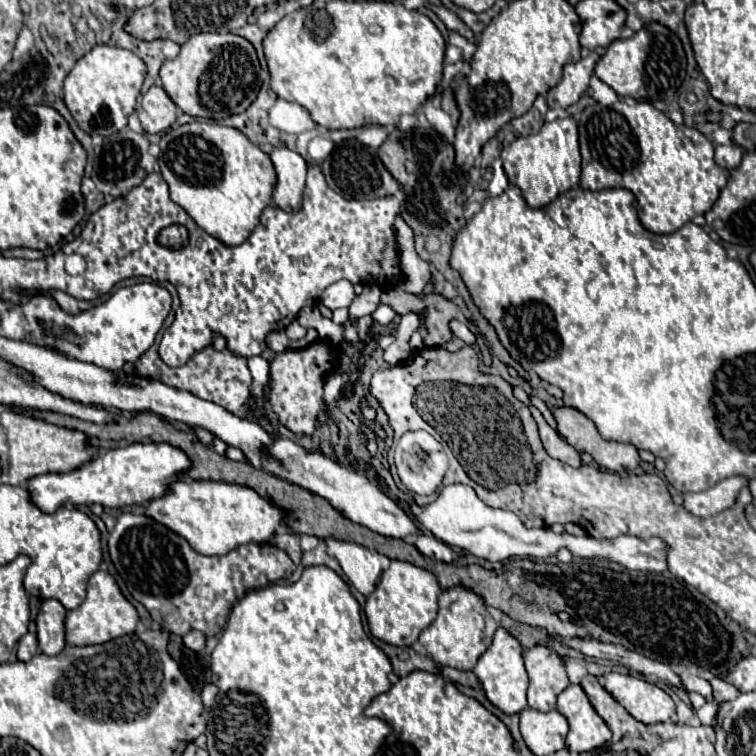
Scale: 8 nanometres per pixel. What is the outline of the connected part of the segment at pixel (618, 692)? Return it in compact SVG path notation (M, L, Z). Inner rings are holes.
M607 673L603 687L641 723L663 723L675 715L673 699L653 683L633 675Z

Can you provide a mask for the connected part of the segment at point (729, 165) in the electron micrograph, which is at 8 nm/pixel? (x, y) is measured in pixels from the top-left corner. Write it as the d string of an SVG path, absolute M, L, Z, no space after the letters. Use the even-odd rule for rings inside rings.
M717 145L715 147L715 163L723 169L735 169L741 163L743 151L737 145Z

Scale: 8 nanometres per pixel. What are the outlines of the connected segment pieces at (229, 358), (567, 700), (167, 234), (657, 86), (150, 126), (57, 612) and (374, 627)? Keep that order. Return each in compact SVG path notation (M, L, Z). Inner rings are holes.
M161 282L161 286L169 291L172 297L172 309L171 313L163 322L161 330L158 332L153 347L149 347L149 351L145 351L145 355L141 355L141 359L137 359L137 363L133 363L133 371L137 371L137 375L141 377L149 377L149 379L157 379L165 385L171 385L171 387L177 387L177 389L185 389L185 391L191 391L195 393L197 397L201 399L207 399L207 401L213 401L221 407L225 407L227 411L239 415L239 417L247 417L247 399L249 399L249 383L253 381L251 379L251 371L247 367L247 359L245 357L235 357L231 351L223 349L223 351L215 351L213 347L205 347L203 351L195 353L195 357L189 359L187 365L183 367L167 367L157 351L159 344L163 337L164 331L173 323L175 317L175 311L180 306L180 300L175 286L169 282Z
M569 685L557 697L557 711L569 721L567 749L571 753L583 753L601 747L611 739L607 723L599 717L581 685Z
M181 225L165 227L157 235L157 243L161 243L163 247L169 247L169 249L181 249L181 247L185 247L185 243L189 243L189 231L187 231L187 227L181 227Z
M645 25L629 39L615 39L605 55L597 61L595 75L615 89L623 97L635 97L637 101L665 101L671 103L677 89L685 79L687 57L679 37L665 25Z
M151 87L141 101L139 121L145 133L161 133L177 119L177 105L169 99L163 87Z
M45 599L37 615L39 647L47 655L57 655L65 645L65 615L67 609L57 599Z
M391 561L389 569L383 571L375 591L367 597L365 615L369 621L371 633L397 647L409 647L417 641L419 633L431 625L437 617L437 597L439 597L437 577L421 567L415 567L407 561Z

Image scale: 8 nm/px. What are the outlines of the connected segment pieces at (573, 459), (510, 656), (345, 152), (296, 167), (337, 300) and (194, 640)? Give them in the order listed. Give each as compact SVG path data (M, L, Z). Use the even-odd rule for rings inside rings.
M529 407L529 409L531 409L533 419L537 421L539 435L541 435L541 441L543 441L543 445L545 445L545 451L547 451L551 457L555 457L555 459L559 459L559 461L563 461L563 463L567 463L567 465L571 465L571 467L579 467L579 465L581 465L579 453L557 435L557 431L545 421L545 417L541 415L541 411L539 411L537 407Z
M499 627L493 635L493 643L487 647L487 651L479 657L473 673L479 677L479 681L483 683L483 691L487 695L487 699L497 705L503 713L513 715L519 713L527 707L527 671L523 665L523 649L517 637L513 637L505 627Z
M343 139L337 143L337 147L331 151L331 155L325 159L325 163L321 165L323 175L329 183L329 187L333 187L333 191L337 191L343 199L355 199L355 201L363 201L363 199L379 199L379 197L387 197L387 195L395 195L401 191L401 185L393 179L393 175L385 169L385 165L381 163L379 155L375 149L359 143L357 139Z
M273 149L271 161L277 173L277 185L273 191L273 203L283 211L299 211L303 189L305 189L305 175L307 163L305 159L289 149Z
M337 281L337 283L329 285L323 293L323 303L329 309L349 307L353 299L355 299L355 293L353 293L353 283L351 281Z
M189 631L185 637L183 637L183 643L185 647L189 647L191 651L203 651L205 649L205 635L201 631Z

